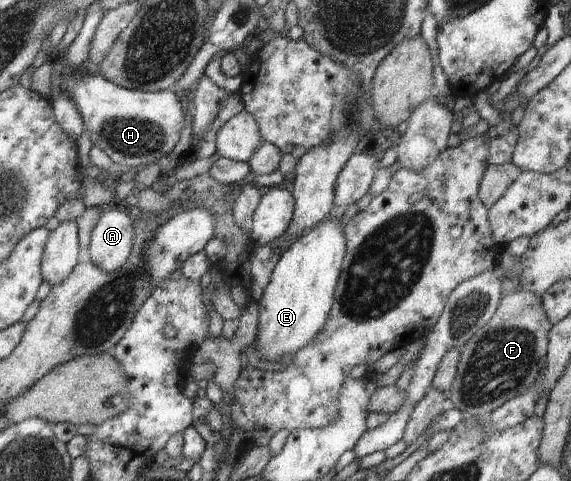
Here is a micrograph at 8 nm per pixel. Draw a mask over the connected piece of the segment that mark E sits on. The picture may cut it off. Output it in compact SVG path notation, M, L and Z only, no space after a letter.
M340 220L318 223L314 230L301 236L282 252L270 282L258 300L259 318L255 349L260 357L278 362L284 354L294 356L324 326L334 302L341 262L345 253L345 234Z

